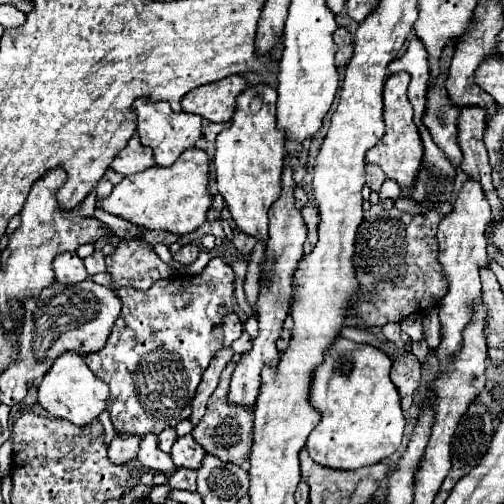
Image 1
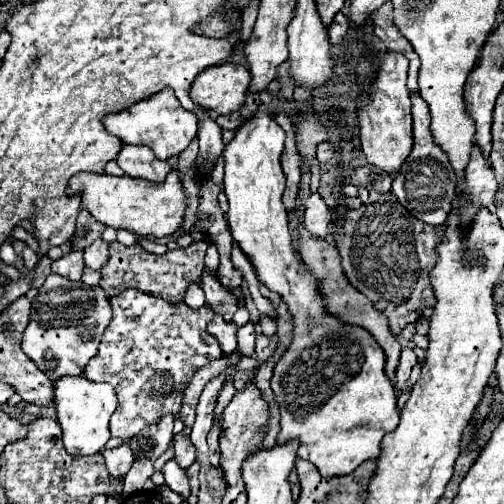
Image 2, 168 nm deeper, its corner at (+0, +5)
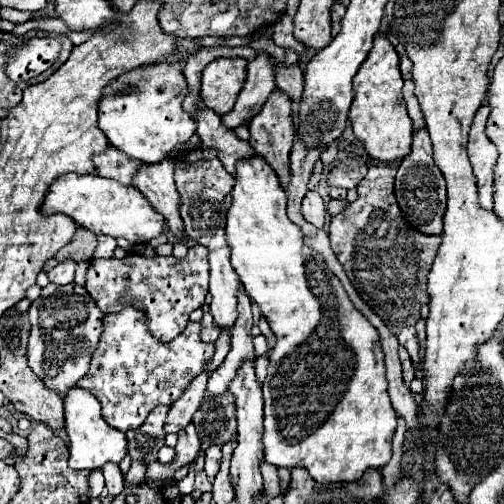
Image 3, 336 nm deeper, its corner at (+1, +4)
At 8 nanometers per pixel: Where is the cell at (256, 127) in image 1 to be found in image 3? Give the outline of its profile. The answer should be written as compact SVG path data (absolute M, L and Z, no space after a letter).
M263 156L241 158L235 164L235 186L231 190L231 208L227 212L225 236L231 248L231 264L251 300L259 304L269 320L277 344L269 358L265 396L265 460L273 466L303 466L311 478L323 484L355 482L367 468L381 468L391 460L391 438L397 426L397 414L391 406L385 380L383 352L377 330L351 306L339 278L335 278L321 254L303 244L301 230L285 214L285 192L275 170Z

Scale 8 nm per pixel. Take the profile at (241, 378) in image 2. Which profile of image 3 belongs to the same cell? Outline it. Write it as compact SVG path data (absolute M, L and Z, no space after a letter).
M221 394L219 398L207 398L199 406L199 410L193 416L193 422L199 430L201 448L223 444L231 434L237 432L237 418L235 418L235 396L233 394Z

